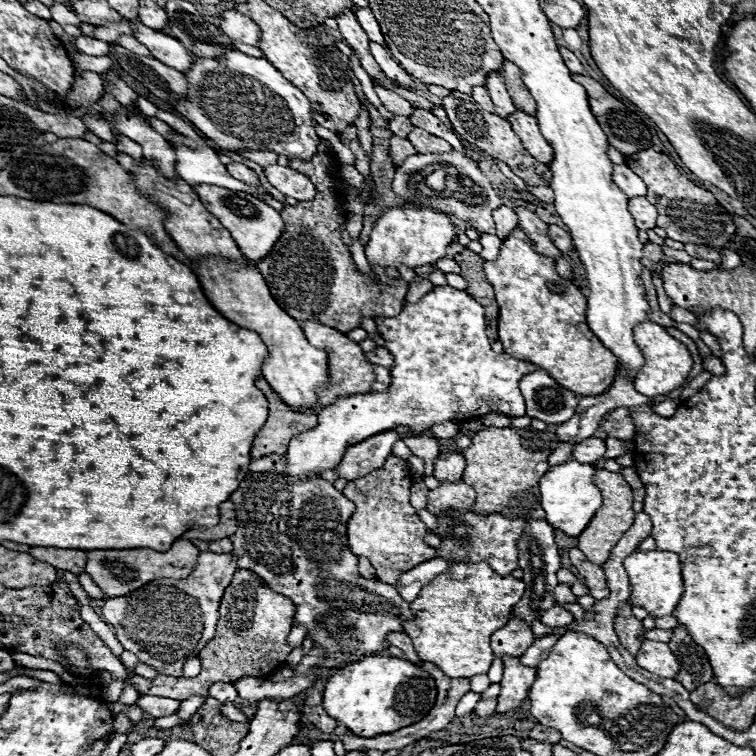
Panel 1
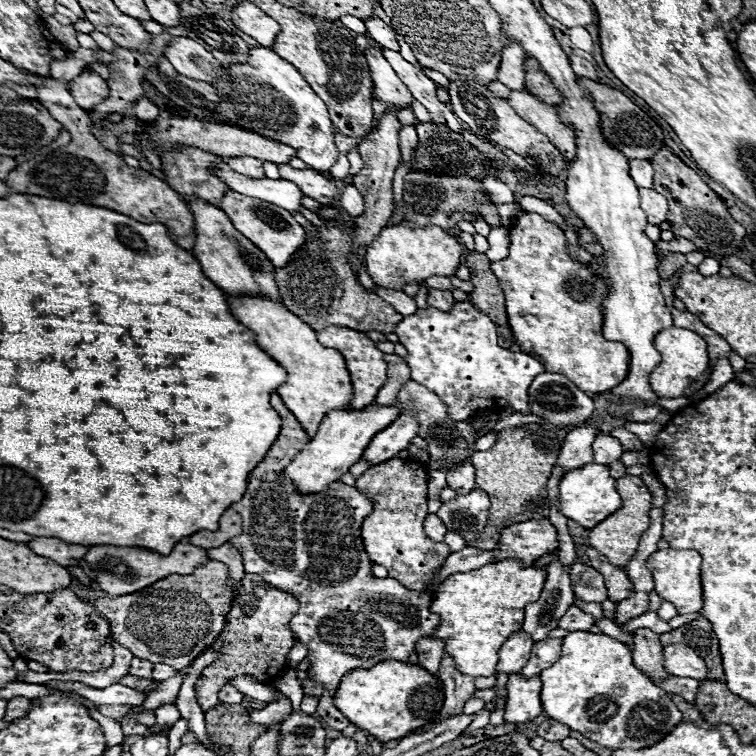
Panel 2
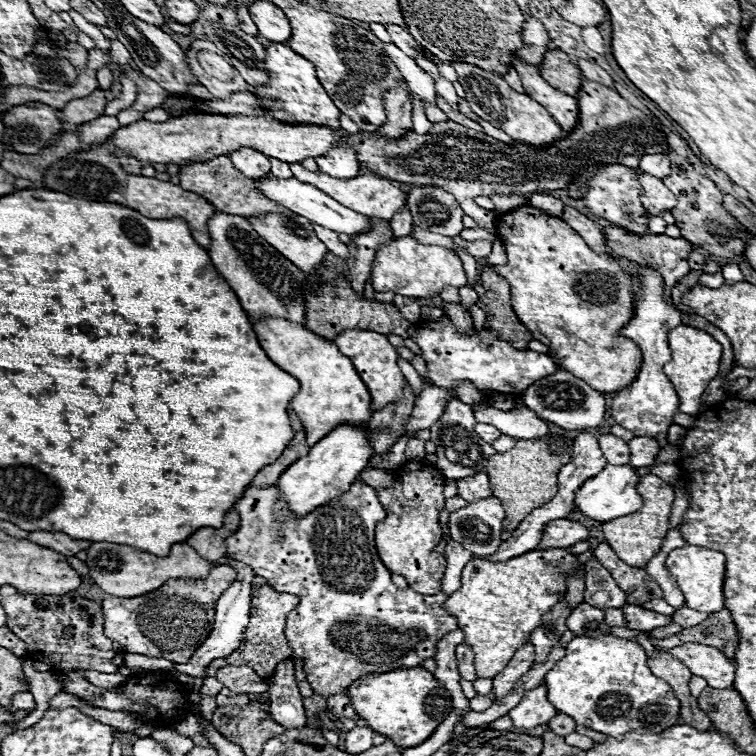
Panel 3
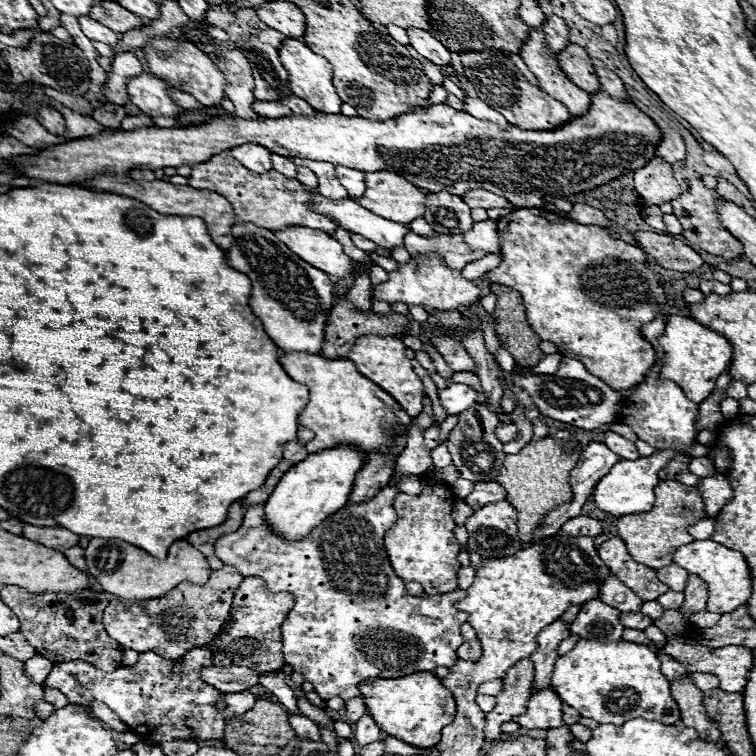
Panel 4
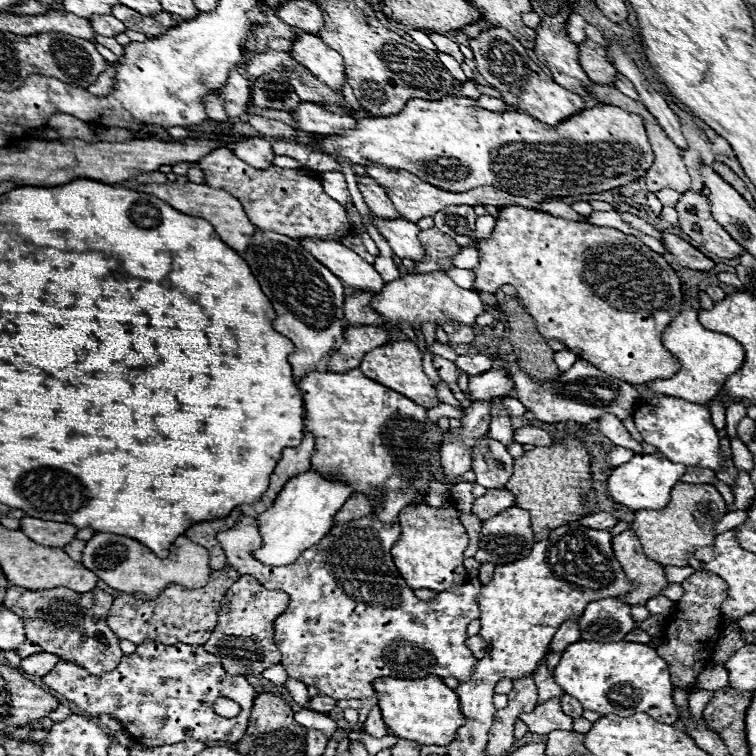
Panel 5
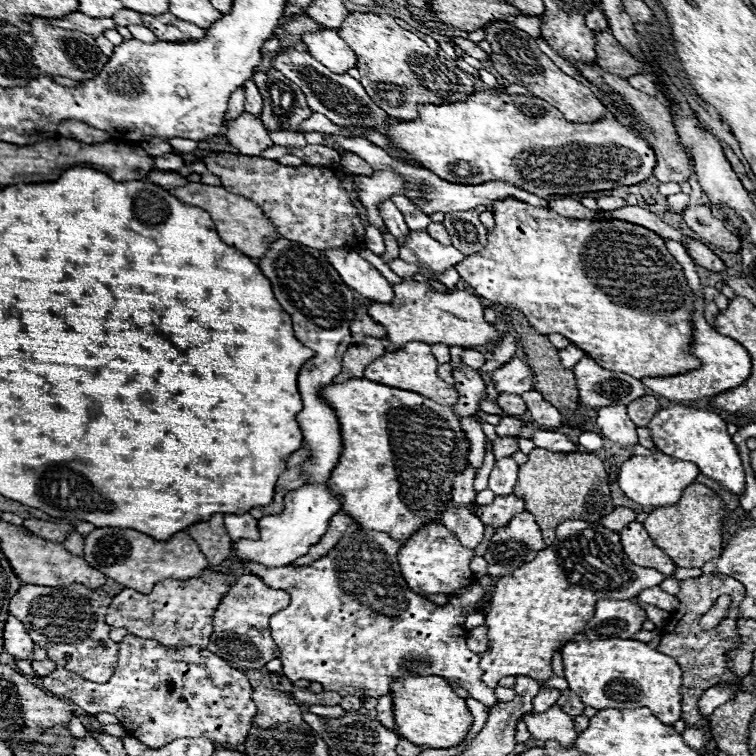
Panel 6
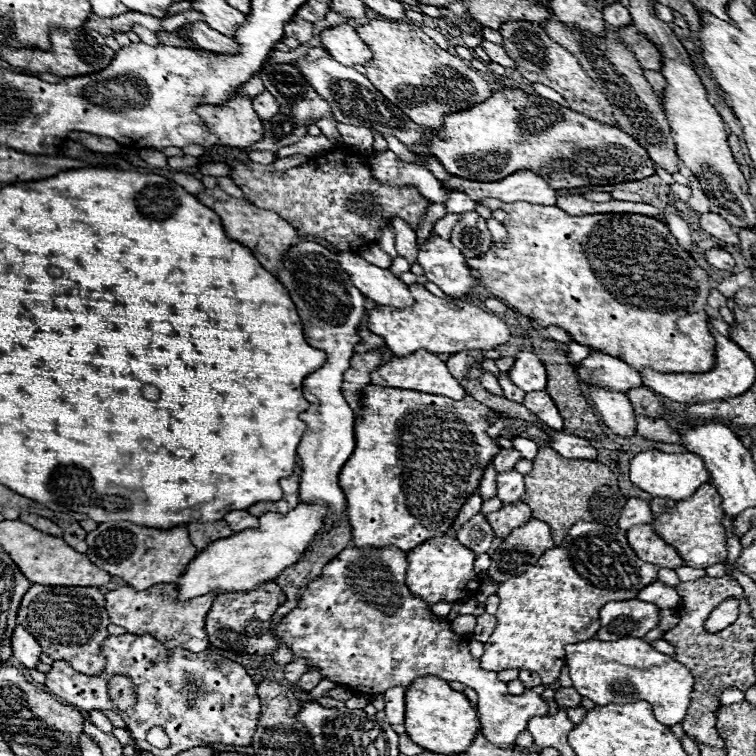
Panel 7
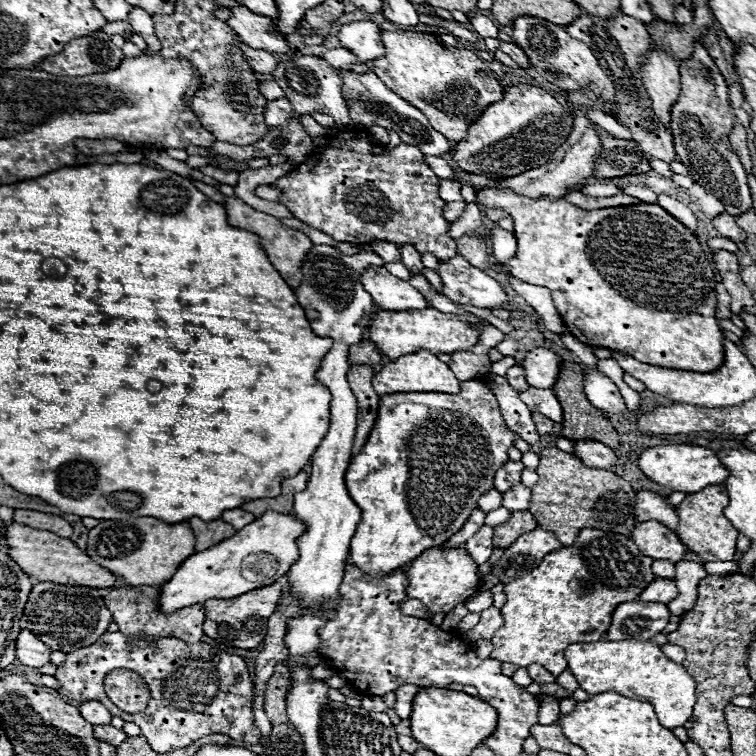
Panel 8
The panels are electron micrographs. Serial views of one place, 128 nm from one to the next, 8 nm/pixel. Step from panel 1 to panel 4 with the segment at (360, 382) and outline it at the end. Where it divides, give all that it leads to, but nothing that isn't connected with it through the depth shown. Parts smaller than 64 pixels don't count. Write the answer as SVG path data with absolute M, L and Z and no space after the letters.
M362 336L362 340L356 340L352 352L348 358L356 364L358 372L370 378L374 384L384 388L392 398L398 400L400 406L404 406L410 416L418 416L422 412L422 396L424 396L424 384L414 372L410 358L406 356L406 346L400 338L390 336Z

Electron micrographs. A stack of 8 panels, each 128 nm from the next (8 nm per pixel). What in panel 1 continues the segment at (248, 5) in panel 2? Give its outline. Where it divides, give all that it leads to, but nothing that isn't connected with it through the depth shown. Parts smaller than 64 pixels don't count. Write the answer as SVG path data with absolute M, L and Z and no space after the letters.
M226 10L220 16L220 28L230 40L240 40L244 44L258 46L260 42L260 26L250 18L244 16L238 10Z

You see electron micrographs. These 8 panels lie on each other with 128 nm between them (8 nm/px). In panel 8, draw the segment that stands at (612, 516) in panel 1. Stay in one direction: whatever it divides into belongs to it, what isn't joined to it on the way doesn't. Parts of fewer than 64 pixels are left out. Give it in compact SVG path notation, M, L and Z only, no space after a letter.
M708 486L696 494L688 494L682 504L678 504L680 526L676 534L680 540L692 548L696 554L704 556L704 562L714 560L734 560L738 532L732 528L730 520L724 516L724 508L728 506L728 490L724 486Z

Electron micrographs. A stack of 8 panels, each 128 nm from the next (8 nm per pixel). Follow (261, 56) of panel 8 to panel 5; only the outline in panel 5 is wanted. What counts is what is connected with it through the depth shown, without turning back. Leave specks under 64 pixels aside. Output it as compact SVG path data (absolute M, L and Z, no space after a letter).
M120 4L112 10L112 14L114 14L118 20L122 20L122 22L126 24L126 28L136 30L136 32L142 32L142 34L146 34L148 38L162 36L162 34L166 34L168 30L172 30L172 28L180 22L176 16L172 16L172 14L168 14L168 12L160 12L160 16L148 18L148 16L140 16L140 14L136 14L136 12L132 12L130 8L124 8L124 6L120 6Z

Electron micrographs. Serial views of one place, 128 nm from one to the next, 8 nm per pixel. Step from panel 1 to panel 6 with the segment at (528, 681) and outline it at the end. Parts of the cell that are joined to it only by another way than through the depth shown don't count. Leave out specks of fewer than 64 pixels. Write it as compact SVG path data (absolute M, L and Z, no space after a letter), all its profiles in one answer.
M556 706L542 714L524 714L522 720L526 722L530 734L542 742L556 740L562 746L572 746L572 740L578 736L574 730L574 718Z

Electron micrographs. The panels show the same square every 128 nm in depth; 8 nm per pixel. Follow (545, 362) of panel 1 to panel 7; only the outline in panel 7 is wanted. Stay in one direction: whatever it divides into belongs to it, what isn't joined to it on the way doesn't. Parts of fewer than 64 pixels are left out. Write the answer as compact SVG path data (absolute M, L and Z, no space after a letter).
M484 198L480 200L482 206L492 208L492 210L504 210L510 220L504 222L506 230L508 230L508 242L504 246L490 246L490 250L480 256L480 258L470 258L466 264L474 268L474 272L478 274L482 286L494 294L496 298L504 300L506 304L510 304L514 310L522 312L528 318L534 318L540 326L548 328L548 326L560 326L564 328L574 342L584 344L592 350L600 350L604 354L610 354L614 358L624 360L626 364L632 364L632 368L642 370L642 368L652 368L658 372L708 372L714 368L716 364L716 340L710 334L710 318L706 314L706 302L710 296L710 278L708 272L704 268L698 266L698 262L690 256L688 250L684 250L682 246L678 246L678 240L672 236L672 232L668 230L666 222L652 218L652 216L644 216L644 214L588 214L588 216L570 216L566 214L562 208L558 206L540 206L540 204L528 204L528 202L502 202L496 198Z

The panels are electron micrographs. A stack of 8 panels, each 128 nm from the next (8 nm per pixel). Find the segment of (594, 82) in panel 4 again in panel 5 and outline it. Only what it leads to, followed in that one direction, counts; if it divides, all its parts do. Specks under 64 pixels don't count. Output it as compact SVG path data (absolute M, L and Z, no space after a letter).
M594 40L580 44L580 64L596 84L612 84L618 78L616 66L608 60L608 50Z

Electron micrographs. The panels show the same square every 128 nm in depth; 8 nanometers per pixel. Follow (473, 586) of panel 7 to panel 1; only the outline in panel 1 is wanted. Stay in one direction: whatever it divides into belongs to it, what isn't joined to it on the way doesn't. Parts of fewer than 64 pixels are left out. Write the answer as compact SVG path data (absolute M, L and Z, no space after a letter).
M390 456L382 468L370 472L364 478L350 480L344 488L344 494L356 504L356 516L352 516L352 520L348 522L348 546L356 556L368 558L376 568L376 578L388 584L398 584L400 576L408 572L408 568L414 568L416 564L422 564L424 560L432 560L432 556L436 556L436 548L424 542L428 528L418 518L414 506L410 504L410 486L412 486L412 474L406 460Z

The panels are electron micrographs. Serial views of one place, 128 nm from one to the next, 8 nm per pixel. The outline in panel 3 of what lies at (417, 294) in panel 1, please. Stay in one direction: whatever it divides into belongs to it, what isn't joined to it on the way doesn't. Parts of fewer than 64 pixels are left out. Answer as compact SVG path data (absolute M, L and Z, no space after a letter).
M446 302L444 312L446 312L446 316L450 316L450 320L454 322L454 326L456 326L458 332L472 332L472 330L474 330L472 318L470 318L470 314L464 310L462 304L450 304L450 302Z

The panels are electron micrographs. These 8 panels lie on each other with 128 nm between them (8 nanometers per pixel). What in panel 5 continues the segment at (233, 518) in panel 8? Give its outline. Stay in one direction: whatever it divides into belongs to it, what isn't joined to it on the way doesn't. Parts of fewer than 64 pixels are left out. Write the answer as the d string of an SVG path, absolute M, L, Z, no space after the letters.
M240 516L240 520L230 528L230 530L224 530L216 536L220 540L220 546L224 546L224 552L226 552L226 558L228 558L228 564L232 568L236 568L240 574L250 574L254 576L256 580L260 580L260 584L268 590L284 590L288 596L290 596L290 606L284 610L284 614L280 614L276 620L274 620L274 644L280 648L282 652L282 666L286 668L288 676L290 678L296 678L300 682L304 682L306 686L316 686L318 692L322 696L330 696L330 698L336 698L336 700L354 700L354 698L376 698L376 690L372 686L372 682L376 678L386 678L386 676L392 676L392 678L406 678L406 680L420 680L420 678L426 678L426 676L454 676L456 680L460 682L468 682L472 672L474 672L474 666L476 666L476 658L474 654L466 648L466 626L468 622L476 620L480 616L478 612L478 596L482 592L482 584L480 580L476 582L468 582L468 584L460 584L460 588L450 588L448 592L440 592L434 600L420 600L414 596L414 590L408 588L408 584L404 582L404 578L400 576L400 572L396 570L394 566L394 558L392 558L392 546L396 544L396 540L400 540L400 528L388 528L386 524L380 524L376 520L376 516L364 516L360 520L354 520L354 522L348 522L344 524L342 528L332 528L328 532L328 536L324 536L324 540L320 540L320 544L314 544L312 548L308 548L308 552L304 552L300 556L300 560L296 560L294 564L288 564L288 566L266 566L266 564L260 564L258 560L254 560L252 556L252 550L256 550L256 546L262 544L262 536L258 534L258 526L256 526L256 520L254 518L248 518L248 516Z

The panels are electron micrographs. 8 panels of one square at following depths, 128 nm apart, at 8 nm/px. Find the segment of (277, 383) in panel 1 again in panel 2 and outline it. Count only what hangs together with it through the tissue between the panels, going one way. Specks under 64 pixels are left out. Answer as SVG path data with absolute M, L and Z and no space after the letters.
M228 296L228 302L236 320L256 334L258 346L282 368L286 368L288 380L278 388L278 394L310 438L316 436L320 422L330 410L350 410L354 388L344 356L338 350L322 346L316 338L316 332L306 322L268 298Z

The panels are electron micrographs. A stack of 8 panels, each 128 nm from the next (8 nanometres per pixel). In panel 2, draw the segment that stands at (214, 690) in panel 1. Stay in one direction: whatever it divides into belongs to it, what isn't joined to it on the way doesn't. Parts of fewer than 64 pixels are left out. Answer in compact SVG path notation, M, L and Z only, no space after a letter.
M226 684L226 686L218 692L218 698L220 698L220 702L224 702L224 704L240 704L242 698L244 698L244 694L240 694L236 688L232 688L230 684Z

